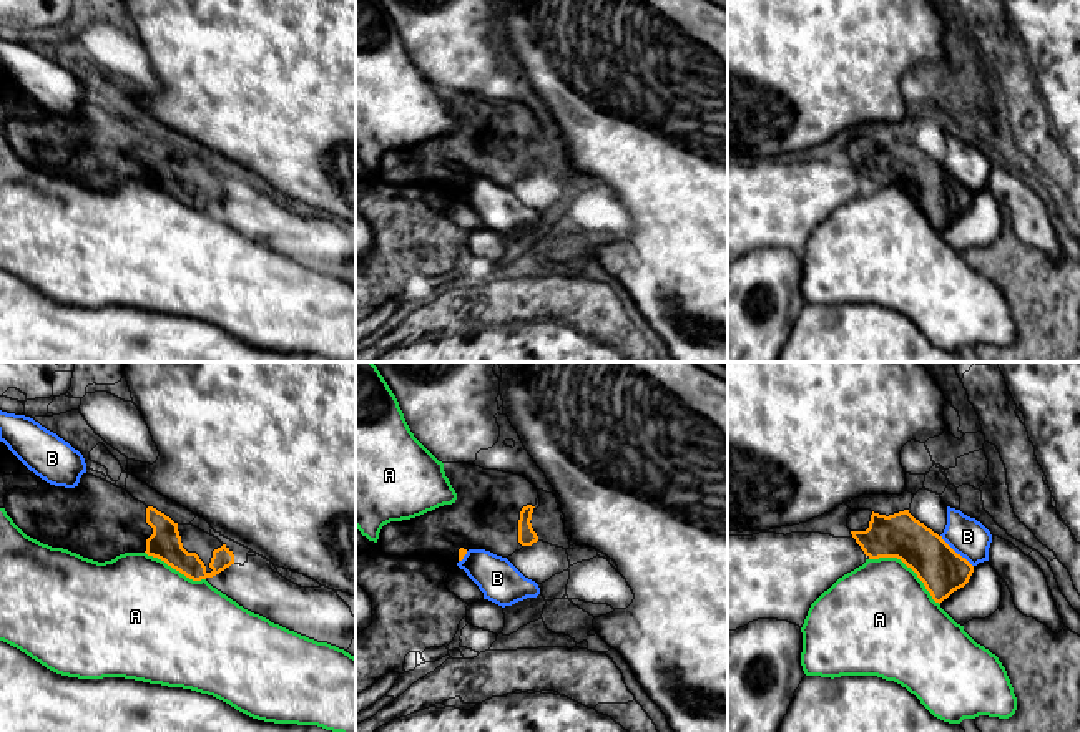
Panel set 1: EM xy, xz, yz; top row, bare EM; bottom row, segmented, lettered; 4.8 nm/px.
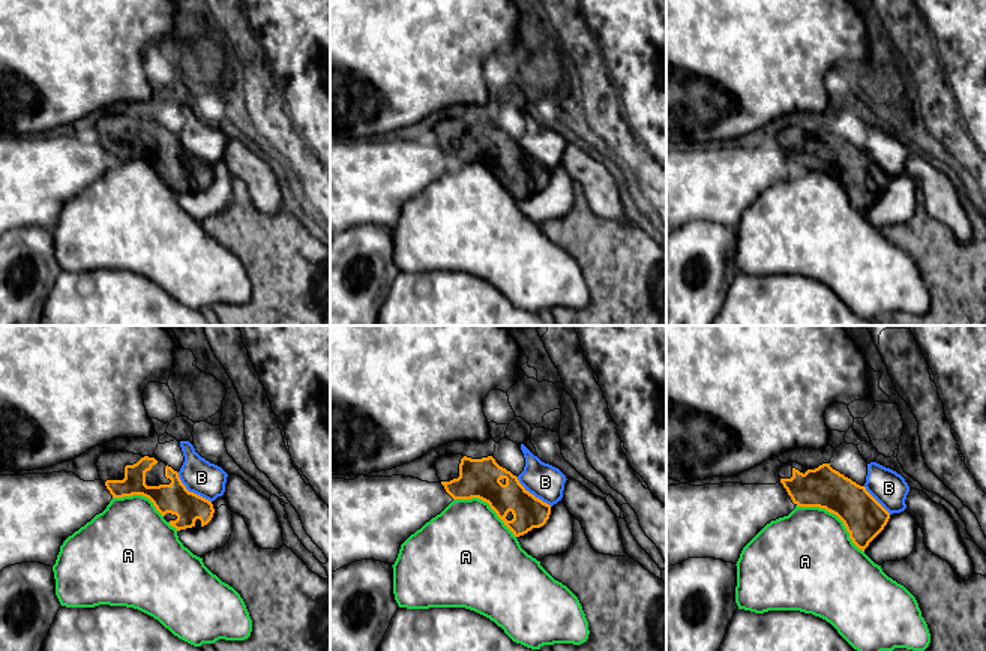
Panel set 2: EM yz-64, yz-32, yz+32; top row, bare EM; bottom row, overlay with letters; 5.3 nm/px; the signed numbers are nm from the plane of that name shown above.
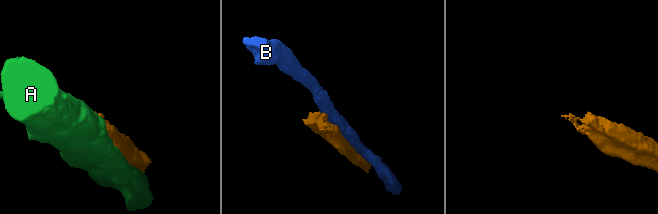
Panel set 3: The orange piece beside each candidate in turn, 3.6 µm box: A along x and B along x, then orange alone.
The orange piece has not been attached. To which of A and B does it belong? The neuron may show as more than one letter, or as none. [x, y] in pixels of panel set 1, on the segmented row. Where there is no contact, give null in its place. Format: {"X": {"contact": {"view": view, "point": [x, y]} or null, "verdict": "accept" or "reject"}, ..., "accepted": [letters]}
{"A": {"contact": {"view": "yz", "point": [908, 566]}, "verdict": "reject"}, "B": {"contact": {"view": "yz", "point": [954, 551]}, "verdict": "reject"}, "accepted": []}

